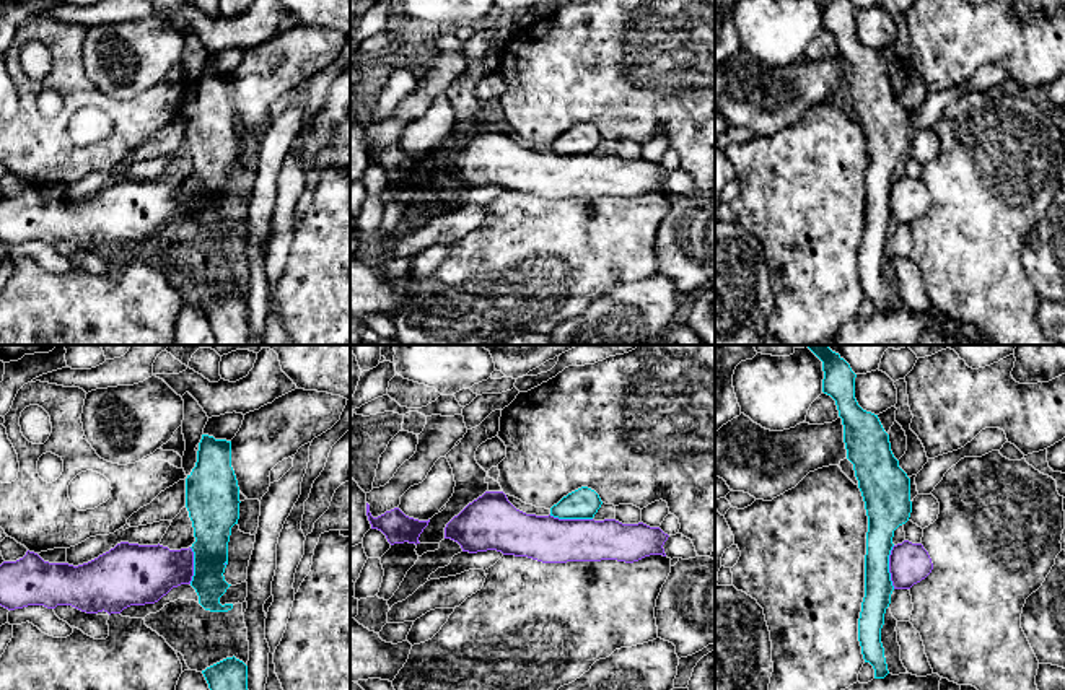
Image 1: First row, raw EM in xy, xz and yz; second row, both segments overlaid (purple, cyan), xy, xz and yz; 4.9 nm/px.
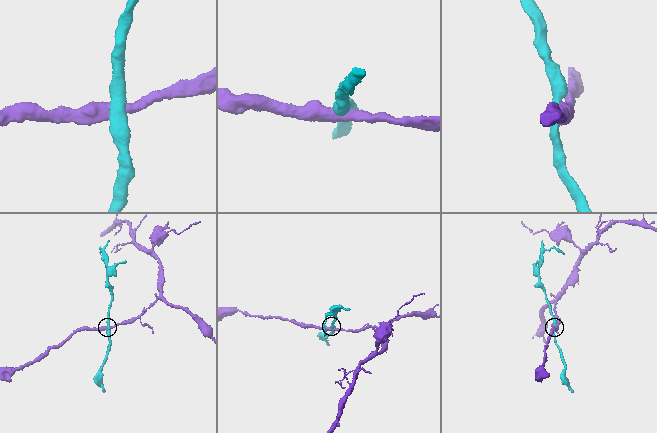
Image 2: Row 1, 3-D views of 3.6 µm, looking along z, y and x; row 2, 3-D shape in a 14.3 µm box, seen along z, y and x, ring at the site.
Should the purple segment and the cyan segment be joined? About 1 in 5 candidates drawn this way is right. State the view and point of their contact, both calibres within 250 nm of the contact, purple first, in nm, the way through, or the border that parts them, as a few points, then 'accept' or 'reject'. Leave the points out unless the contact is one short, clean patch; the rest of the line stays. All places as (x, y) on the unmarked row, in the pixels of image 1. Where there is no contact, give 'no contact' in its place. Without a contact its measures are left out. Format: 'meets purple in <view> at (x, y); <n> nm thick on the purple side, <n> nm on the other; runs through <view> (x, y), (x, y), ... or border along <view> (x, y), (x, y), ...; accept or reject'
meets purple in yz at (889, 202); 200 nm thick on the purple side, 170 nm on the other; border along yz (894, 181), (889, 191), (893, 223); reject

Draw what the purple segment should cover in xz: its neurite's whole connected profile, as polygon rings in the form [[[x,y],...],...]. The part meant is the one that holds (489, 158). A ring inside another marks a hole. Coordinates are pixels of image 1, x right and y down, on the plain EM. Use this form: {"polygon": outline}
{"polygon": [[[485,127],[445,163],[445,174],[458,177],[462,187],[497,186],[542,199],[633,199],[650,190],[666,192],[663,181],[668,172],[660,163],[643,158],[526,150],[516,145],[503,127]]]}

